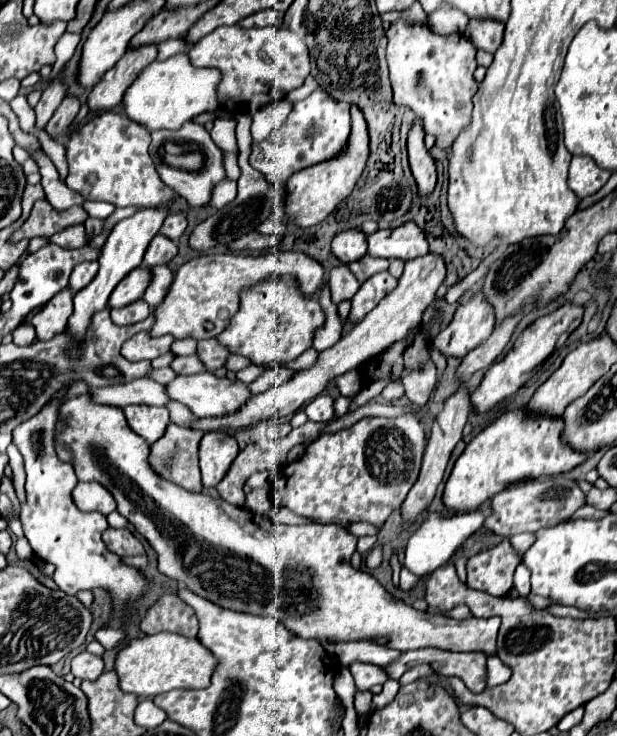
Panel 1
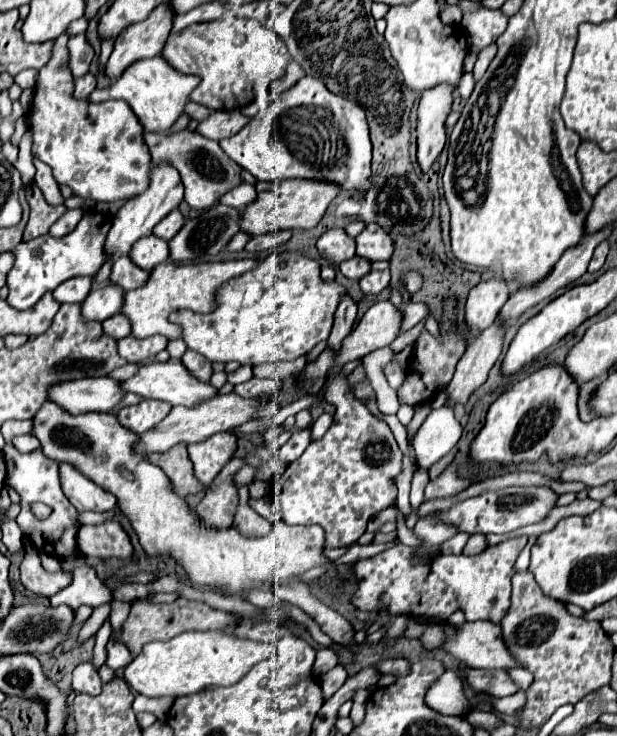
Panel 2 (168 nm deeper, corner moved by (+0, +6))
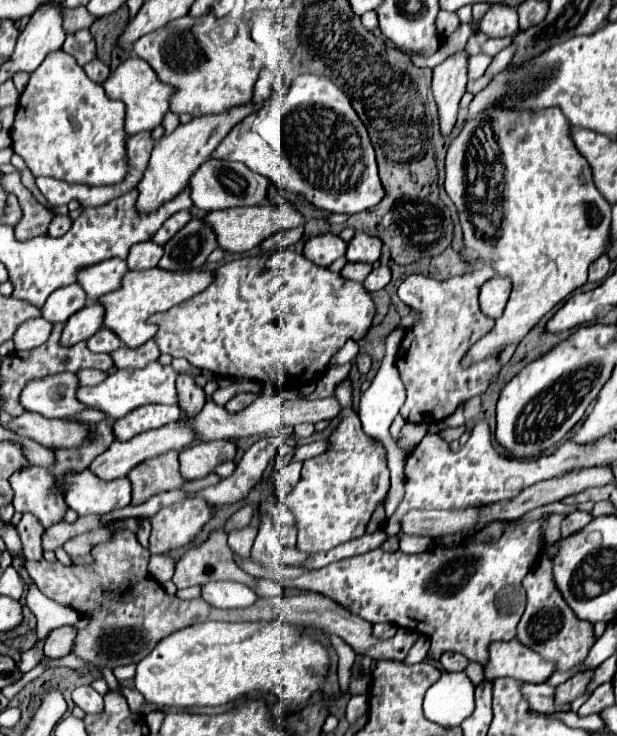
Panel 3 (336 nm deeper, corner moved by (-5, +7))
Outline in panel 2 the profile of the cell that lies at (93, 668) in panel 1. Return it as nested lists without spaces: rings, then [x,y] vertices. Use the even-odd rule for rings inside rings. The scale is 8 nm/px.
[[[81,663],[73,671],[73,691],[75,693],[87,693],[87,695],[99,695],[101,693],[101,679],[99,673],[93,669],[91,663]]]

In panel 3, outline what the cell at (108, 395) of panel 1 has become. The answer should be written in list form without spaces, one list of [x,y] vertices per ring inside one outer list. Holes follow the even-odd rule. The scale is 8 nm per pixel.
[[[52,374],[50,378],[36,378],[34,382],[28,382],[26,388],[20,394],[20,402],[30,412],[40,412],[46,418],[72,418],[86,410],[86,406],[78,406],[78,398],[74,394],[78,392],[78,374]]]

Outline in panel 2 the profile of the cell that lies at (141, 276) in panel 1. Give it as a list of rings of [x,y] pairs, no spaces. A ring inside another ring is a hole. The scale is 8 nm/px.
[[[101,285],[99,289],[91,291],[85,299],[85,303],[81,305],[81,317],[89,323],[89,321],[105,321],[111,315],[115,315],[117,307],[121,307],[121,295],[125,291],[117,291],[117,287],[109,287]]]

